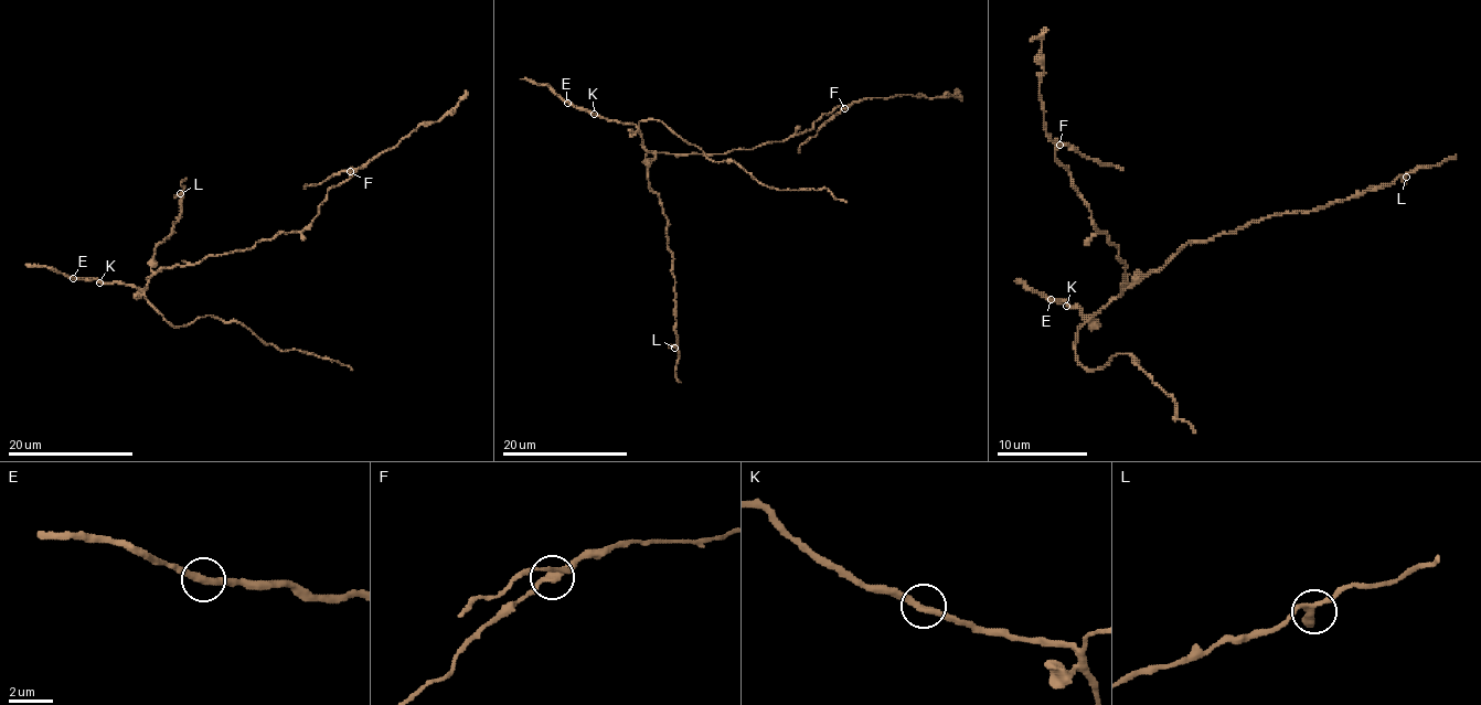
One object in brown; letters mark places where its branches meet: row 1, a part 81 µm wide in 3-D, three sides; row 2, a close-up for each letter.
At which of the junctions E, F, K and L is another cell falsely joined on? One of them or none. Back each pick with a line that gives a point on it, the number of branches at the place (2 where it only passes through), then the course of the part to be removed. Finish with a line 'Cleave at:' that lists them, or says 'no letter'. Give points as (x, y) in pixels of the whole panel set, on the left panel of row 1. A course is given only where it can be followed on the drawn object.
F: place (350, 171); branches 2; course (351, 171), (338, 171), (319, 184), (304, 189)
Cleave at: F

